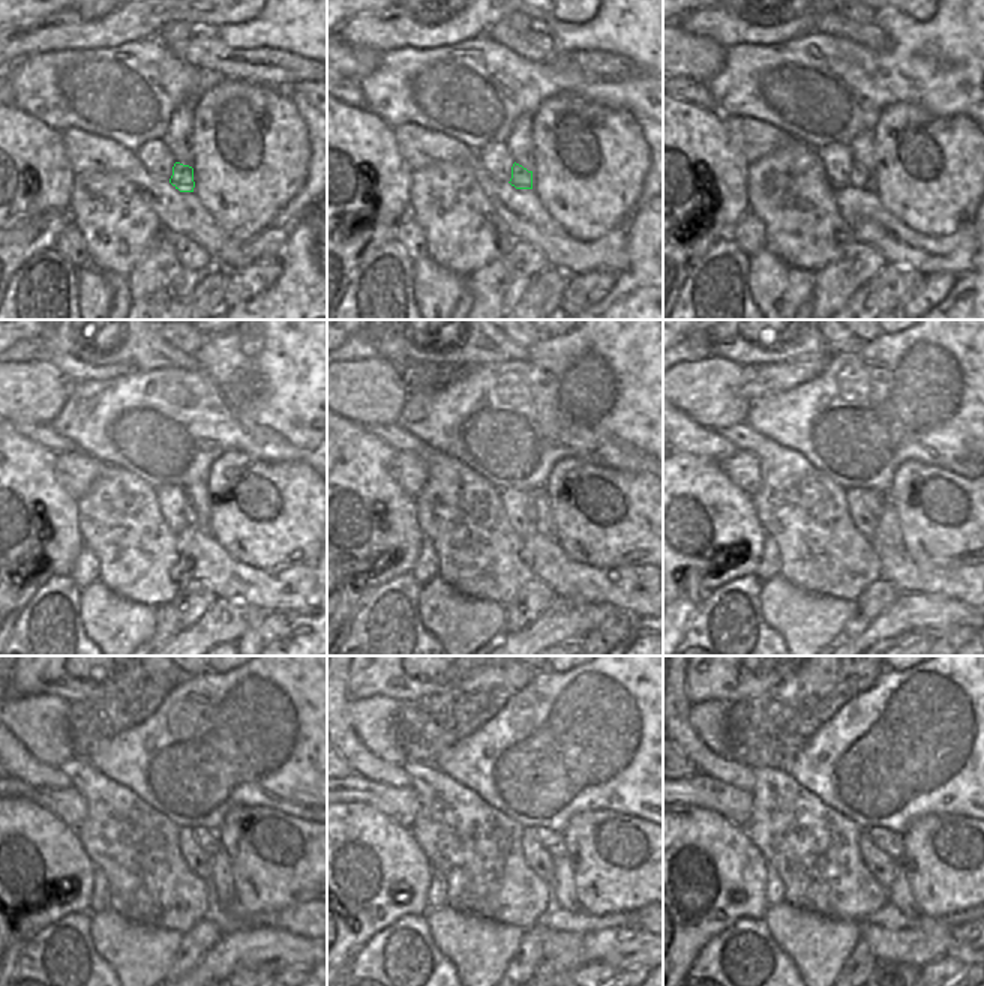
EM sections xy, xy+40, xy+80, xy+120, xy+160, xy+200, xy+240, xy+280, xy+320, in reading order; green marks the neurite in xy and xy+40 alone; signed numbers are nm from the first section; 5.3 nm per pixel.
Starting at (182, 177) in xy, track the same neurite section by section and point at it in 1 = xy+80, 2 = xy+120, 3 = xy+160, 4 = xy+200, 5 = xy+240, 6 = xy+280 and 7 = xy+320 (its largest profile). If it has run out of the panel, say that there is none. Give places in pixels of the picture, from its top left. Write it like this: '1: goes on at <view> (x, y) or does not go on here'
1: goes on at xy+80 (858, 177)
2: goes on at xy+120 (189, 512)
3: goes on at xy+160 (530, 511)
4: goes on at xy+200 (875, 502)
5: goes on at xy+240 (209, 841)
6: goes on at xy+280 (552, 841)
7: goes on at xy+320 (891, 842)

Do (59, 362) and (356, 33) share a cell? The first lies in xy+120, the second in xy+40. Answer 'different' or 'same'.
same

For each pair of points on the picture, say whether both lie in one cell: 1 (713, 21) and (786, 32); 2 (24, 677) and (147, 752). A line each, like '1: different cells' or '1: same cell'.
1: same cell
2: different cells

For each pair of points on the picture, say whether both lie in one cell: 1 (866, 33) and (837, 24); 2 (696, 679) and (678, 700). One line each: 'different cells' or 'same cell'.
1: same cell
2: different cells

